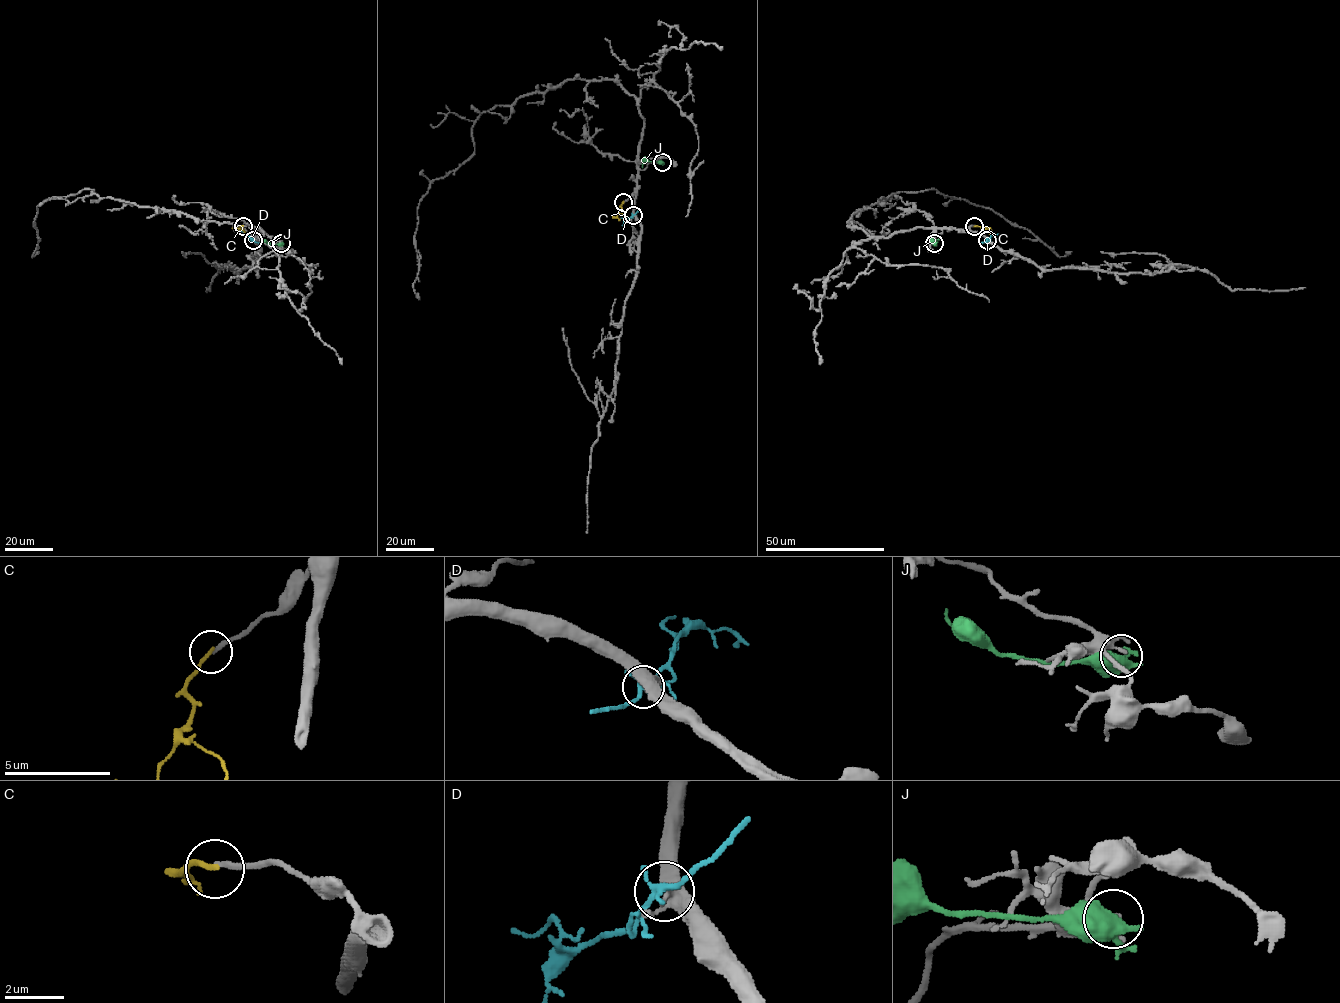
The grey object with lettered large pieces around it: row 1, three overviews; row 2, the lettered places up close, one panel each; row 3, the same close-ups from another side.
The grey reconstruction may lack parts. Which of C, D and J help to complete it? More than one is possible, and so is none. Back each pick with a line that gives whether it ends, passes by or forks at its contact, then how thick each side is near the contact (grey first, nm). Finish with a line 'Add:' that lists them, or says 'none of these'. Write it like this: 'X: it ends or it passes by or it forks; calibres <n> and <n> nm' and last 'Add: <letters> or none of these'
Add: none of these

